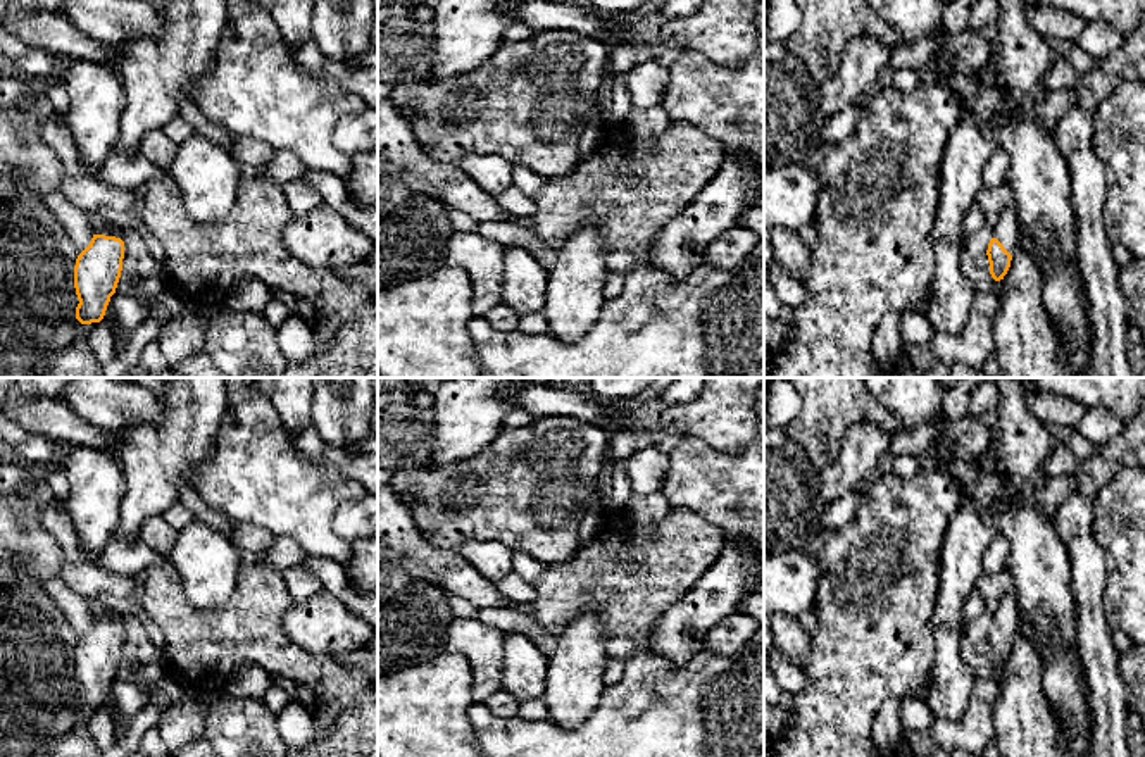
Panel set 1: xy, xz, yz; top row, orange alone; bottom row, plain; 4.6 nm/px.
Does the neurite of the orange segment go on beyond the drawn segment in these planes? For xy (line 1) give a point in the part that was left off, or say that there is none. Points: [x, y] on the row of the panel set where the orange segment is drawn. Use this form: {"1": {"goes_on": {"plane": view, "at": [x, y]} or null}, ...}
{"1": {"goes_on": null}}

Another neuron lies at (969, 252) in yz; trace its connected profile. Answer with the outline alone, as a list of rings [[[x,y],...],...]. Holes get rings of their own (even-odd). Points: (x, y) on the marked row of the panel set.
[[[986,224],[960,247],[960,269],[978,291],[1000,297],[1005,290],[1004,279],[995,281],[990,274],[988,243],[993,238],[993,226]]]

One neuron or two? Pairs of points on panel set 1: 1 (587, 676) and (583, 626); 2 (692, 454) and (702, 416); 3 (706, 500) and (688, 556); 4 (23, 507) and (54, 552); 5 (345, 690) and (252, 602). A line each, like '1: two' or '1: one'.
1: one
2: two
3: two
4: one
5: one

